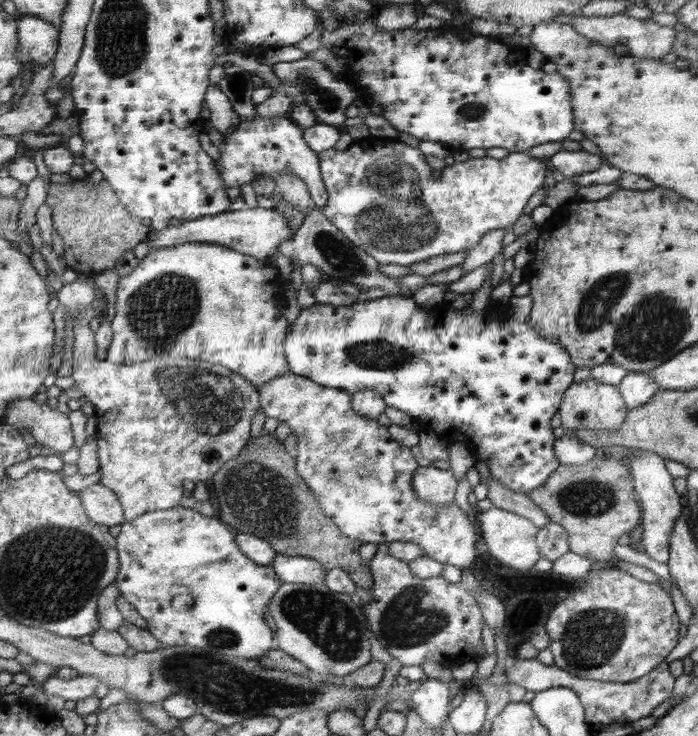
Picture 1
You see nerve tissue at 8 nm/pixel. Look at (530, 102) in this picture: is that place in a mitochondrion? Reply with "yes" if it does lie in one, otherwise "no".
no

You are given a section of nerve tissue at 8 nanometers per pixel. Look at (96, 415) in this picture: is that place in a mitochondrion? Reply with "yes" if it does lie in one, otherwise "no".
no

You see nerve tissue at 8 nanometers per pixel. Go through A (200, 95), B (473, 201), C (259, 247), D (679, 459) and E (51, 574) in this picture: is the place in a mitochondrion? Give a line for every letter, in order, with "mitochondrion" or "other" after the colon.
A: other
B: other
C: other
D: other
E: mitochondrion

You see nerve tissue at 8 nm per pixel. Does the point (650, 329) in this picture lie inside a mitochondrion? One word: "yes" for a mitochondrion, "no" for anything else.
yes

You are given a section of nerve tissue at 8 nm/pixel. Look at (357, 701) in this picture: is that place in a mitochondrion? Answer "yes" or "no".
no

